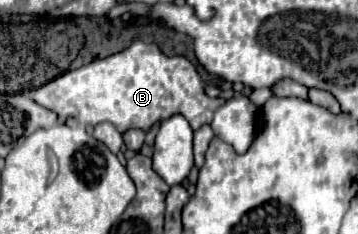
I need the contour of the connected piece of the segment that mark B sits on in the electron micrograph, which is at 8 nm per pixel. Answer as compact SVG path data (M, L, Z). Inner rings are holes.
M135 41L131 47L127 47L121 53L115 53L105 59L97 59L89 65L83 65L75 71L67 71L67 73L55 77L53 81L35 89L33 101L55 111L61 119L75 117L83 125L97 125L97 123L109 121L121 133L127 129L133 129L133 127L141 127L143 131L147 131L151 125L171 117L173 113L181 113L191 123L193 129L199 129L203 123L211 123L213 113L225 103L223 99L209 99L203 93L203 81L201 81L199 73L185 57L181 57L181 55L167 57L157 45L153 45L153 43L147 45L143 41Z

